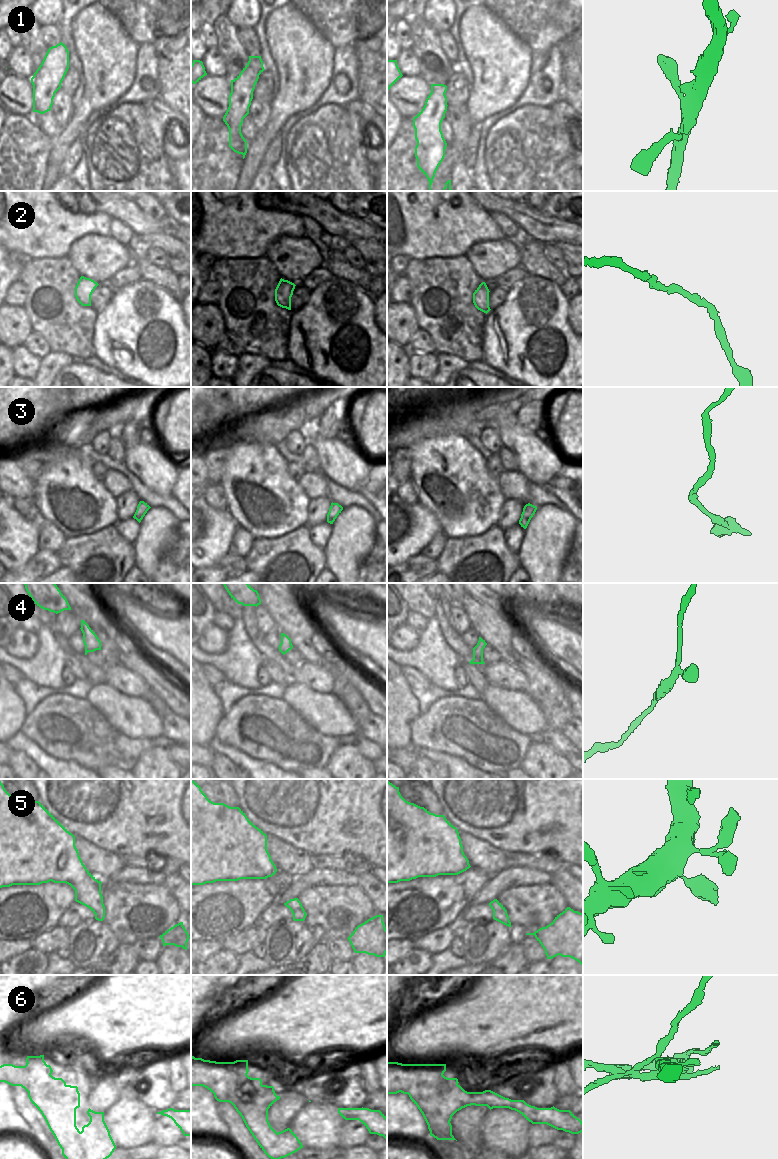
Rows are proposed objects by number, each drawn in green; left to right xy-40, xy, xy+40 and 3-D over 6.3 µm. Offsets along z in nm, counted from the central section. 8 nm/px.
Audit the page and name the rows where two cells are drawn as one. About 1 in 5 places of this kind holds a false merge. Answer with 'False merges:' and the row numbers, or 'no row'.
False merges: 6

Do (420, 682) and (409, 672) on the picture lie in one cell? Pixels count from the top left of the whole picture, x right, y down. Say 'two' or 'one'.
one

